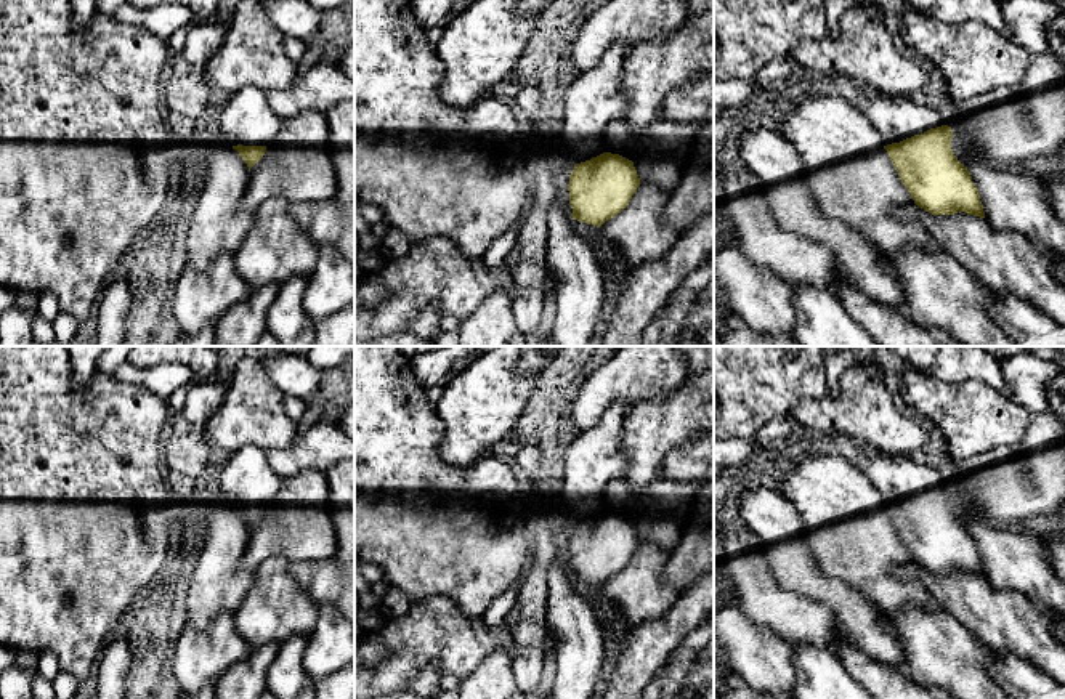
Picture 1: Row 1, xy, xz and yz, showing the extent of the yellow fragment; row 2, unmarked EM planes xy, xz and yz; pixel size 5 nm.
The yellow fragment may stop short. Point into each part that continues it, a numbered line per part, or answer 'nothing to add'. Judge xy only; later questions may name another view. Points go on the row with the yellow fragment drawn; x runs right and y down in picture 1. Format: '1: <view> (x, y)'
1: xy (247, 119)

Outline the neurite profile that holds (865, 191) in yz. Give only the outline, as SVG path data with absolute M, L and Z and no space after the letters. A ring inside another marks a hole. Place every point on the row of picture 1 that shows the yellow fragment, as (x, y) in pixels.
M826 93L804 96L784 115L780 133L799 154L810 191L824 216L847 223L889 255L905 247L935 245L921 224L901 221L895 215L897 208L914 204L914 200L884 149L879 131L853 101Z

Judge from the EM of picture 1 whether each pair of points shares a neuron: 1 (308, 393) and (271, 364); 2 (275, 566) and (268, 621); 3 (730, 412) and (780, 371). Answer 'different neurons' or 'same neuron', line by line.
1: same neuron
2: same neuron
3: same neuron

